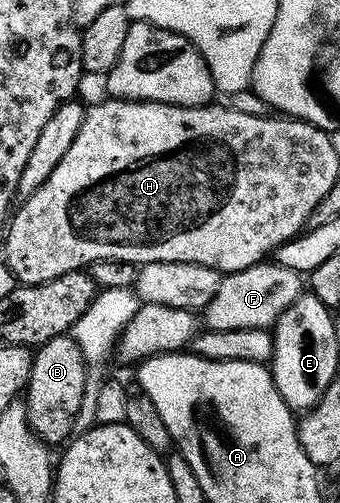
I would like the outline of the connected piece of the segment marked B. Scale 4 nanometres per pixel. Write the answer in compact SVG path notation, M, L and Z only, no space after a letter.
M72 335L55 336L35 349L30 378L22 399L30 430L34 430L38 439L49 446L63 445L76 432L76 419L87 381L86 361Z

